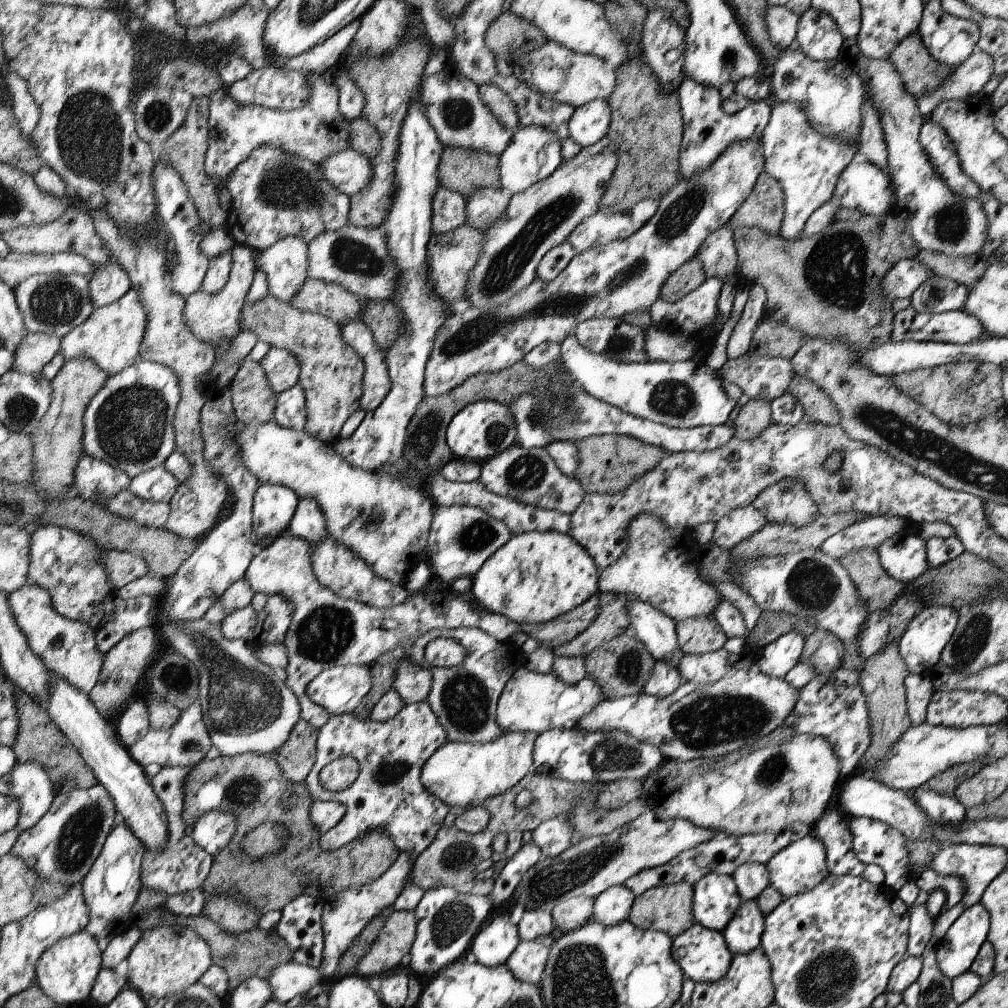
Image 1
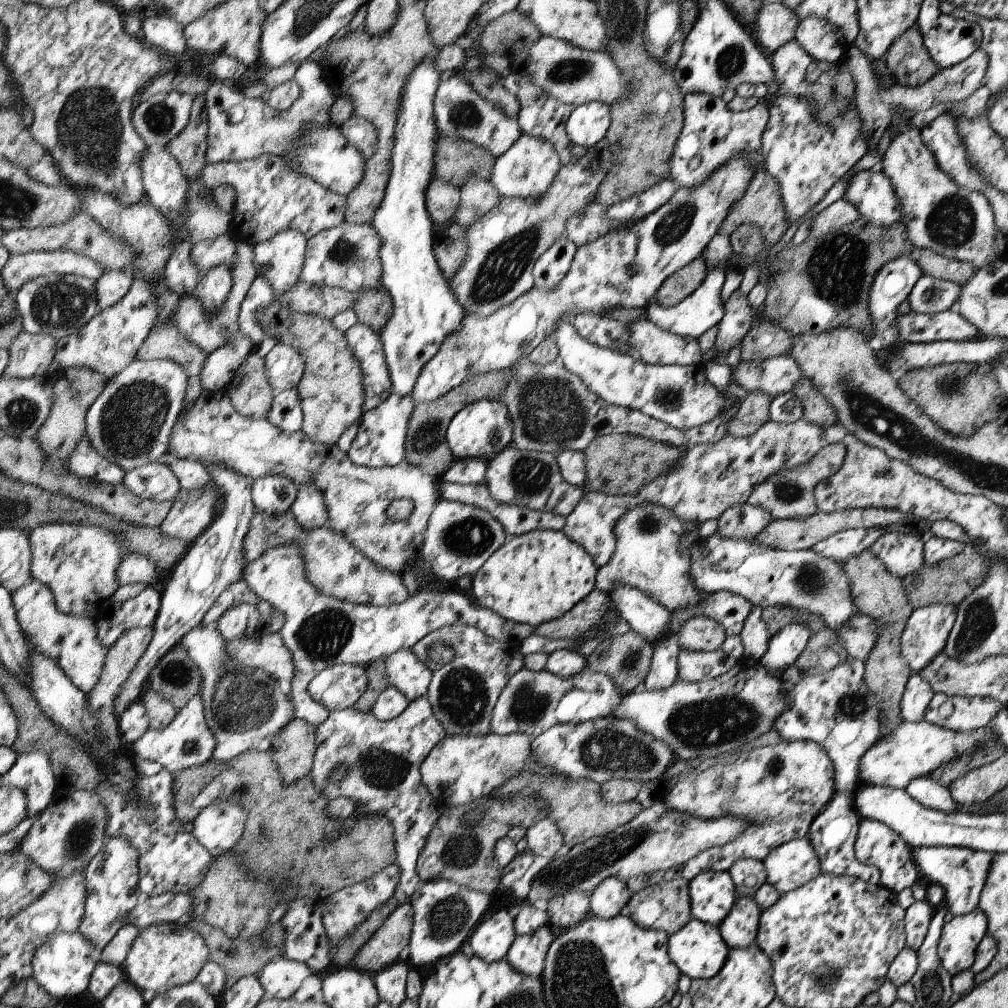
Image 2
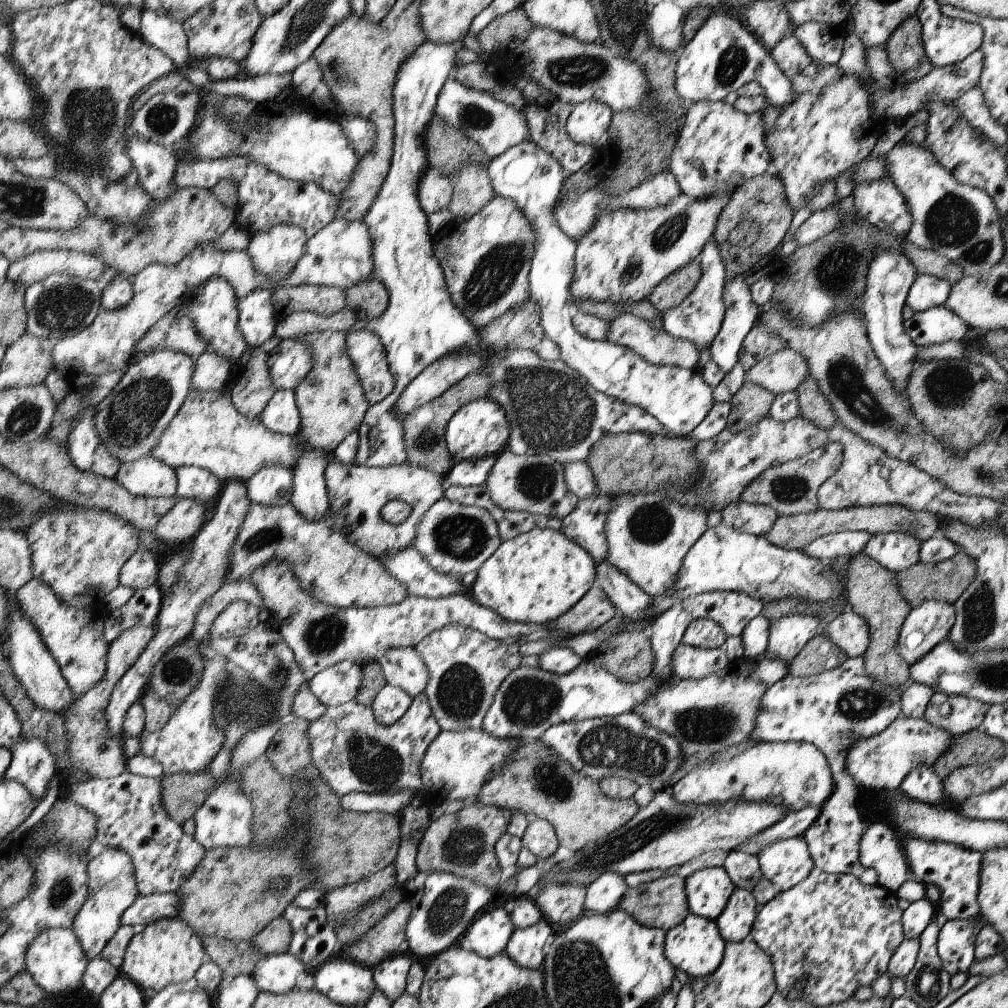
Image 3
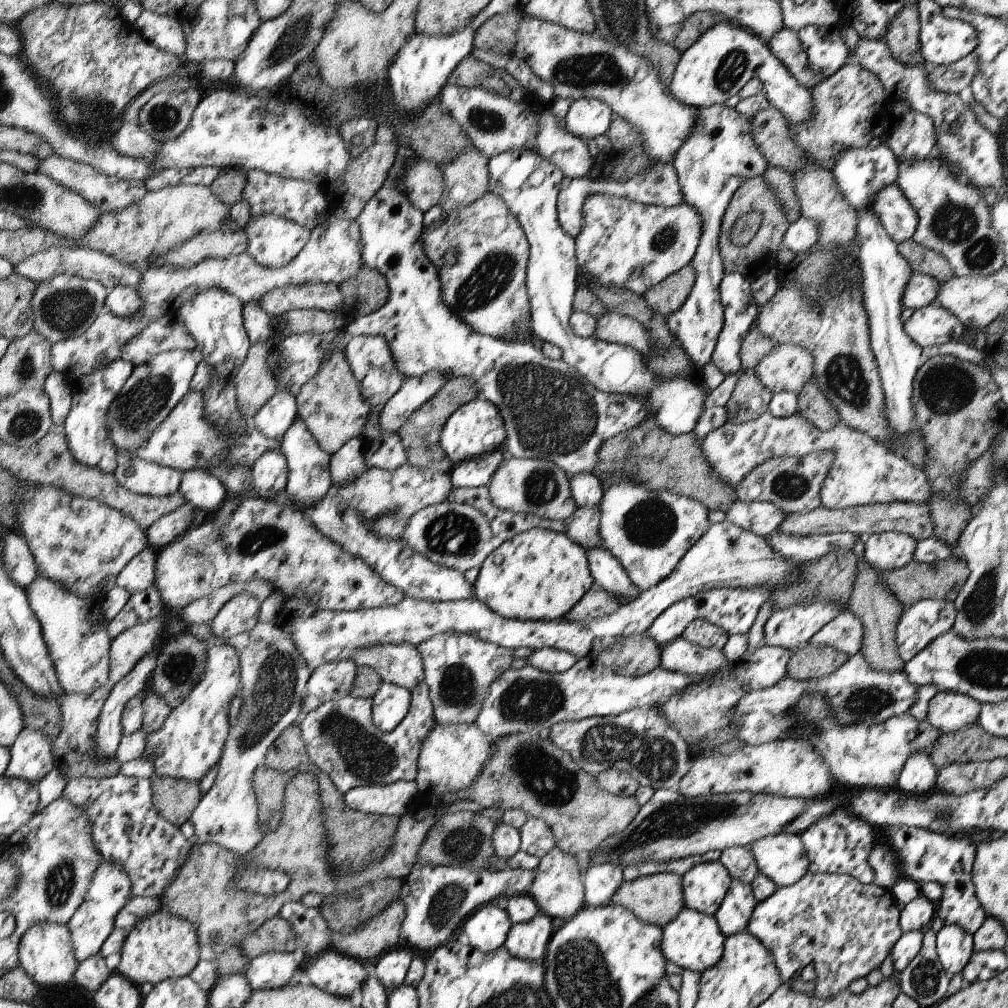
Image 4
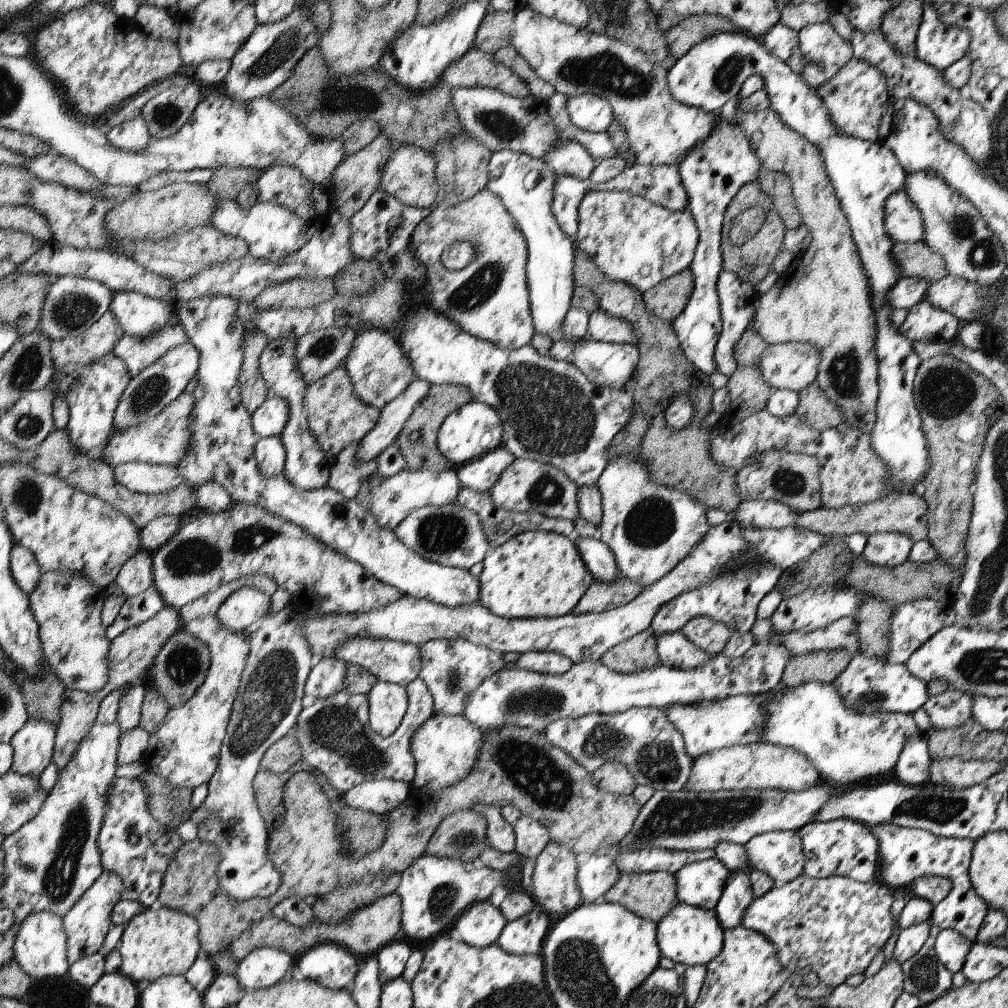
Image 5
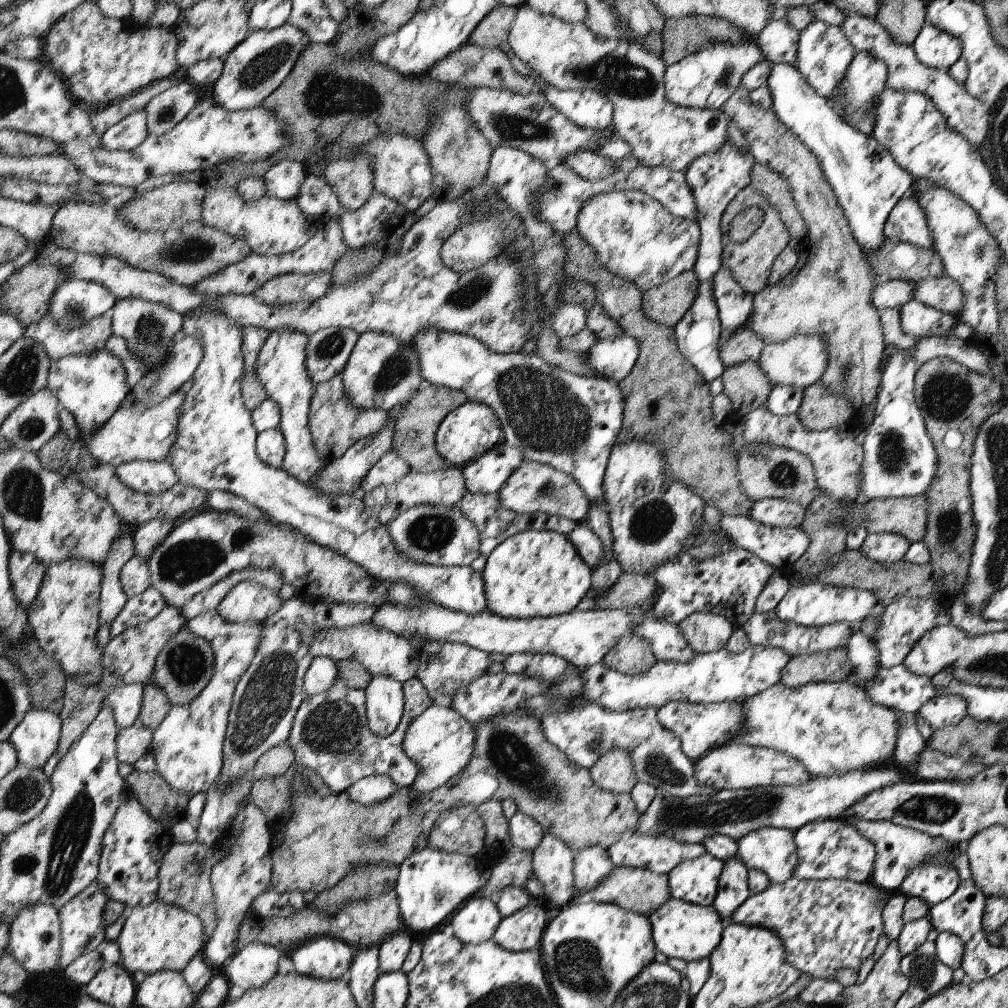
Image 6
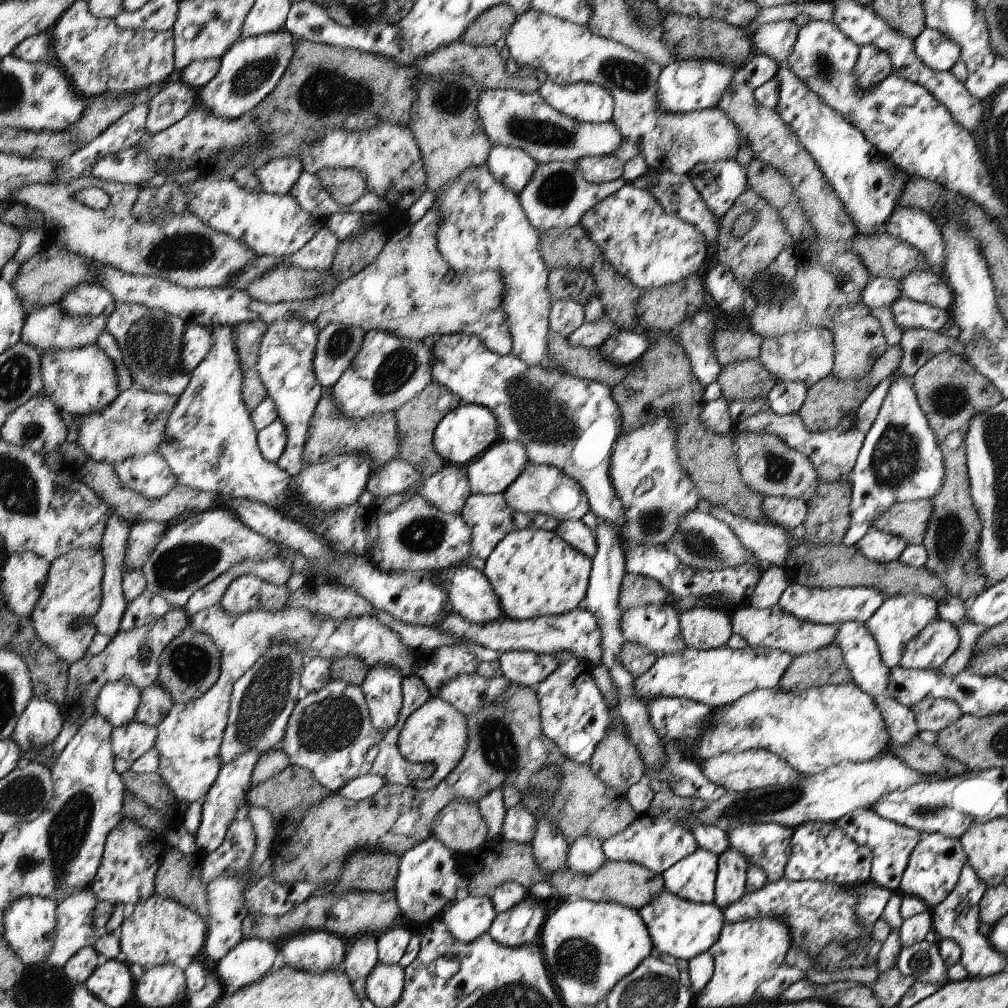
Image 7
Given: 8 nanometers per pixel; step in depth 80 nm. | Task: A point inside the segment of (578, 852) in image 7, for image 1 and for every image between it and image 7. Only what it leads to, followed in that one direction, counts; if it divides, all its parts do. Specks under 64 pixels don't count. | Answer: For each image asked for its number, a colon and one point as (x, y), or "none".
1: (612, 907)
2: (609, 898)
3: (604, 895)
4: (602, 882)
5: (600, 874)
6: (593, 864)

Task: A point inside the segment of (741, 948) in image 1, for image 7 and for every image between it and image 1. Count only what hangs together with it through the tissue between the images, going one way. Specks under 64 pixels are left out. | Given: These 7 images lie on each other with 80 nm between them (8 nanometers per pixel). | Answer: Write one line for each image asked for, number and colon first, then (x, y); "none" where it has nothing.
2: (739, 929)
3: (736, 922)
4: (733, 917)
5: (738, 894)
6: (734, 885)
7: (731, 881)

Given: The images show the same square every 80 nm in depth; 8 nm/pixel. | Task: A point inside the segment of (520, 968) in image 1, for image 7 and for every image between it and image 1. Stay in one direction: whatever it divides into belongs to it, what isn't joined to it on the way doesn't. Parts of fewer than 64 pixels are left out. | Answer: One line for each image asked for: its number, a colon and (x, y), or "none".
2: (527, 955)
3: (526, 947)
4: (527, 941)
5: (525, 936)
6: (520, 932)
7: (520, 925)

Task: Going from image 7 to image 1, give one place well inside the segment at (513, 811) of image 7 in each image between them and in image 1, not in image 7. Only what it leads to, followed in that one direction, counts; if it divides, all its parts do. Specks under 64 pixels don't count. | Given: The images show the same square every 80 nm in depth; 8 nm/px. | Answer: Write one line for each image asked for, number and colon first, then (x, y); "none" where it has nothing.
1: (553, 836)
2: (544, 838)
3: (540, 837)
4: (537, 838)
5: (532, 837)
6: (525, 832)

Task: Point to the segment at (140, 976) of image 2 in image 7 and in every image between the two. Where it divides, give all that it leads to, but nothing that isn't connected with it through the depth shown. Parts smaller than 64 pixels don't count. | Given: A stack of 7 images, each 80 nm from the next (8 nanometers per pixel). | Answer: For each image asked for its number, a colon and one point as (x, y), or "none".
3: (165, 952)
4: (163, 946)
5: (158, 942)
6: (159, 937)
7: (160, 930)

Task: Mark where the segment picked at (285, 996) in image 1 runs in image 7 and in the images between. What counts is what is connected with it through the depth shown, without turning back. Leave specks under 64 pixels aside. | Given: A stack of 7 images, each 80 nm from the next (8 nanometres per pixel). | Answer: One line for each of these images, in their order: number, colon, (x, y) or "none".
2: (280, 978)
3: (277, 974)
4: (269, 971)
5: (264, 967)
6: (255, 965)
7: (251, 960)

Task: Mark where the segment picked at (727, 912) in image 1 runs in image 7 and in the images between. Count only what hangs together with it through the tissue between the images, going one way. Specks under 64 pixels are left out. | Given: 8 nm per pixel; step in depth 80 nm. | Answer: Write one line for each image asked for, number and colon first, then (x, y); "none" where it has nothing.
2: (713, 893)
3: (708, 890)
4: (705, 886)
5: (701, 884)
6: (697, 881)
7: (693, 878)

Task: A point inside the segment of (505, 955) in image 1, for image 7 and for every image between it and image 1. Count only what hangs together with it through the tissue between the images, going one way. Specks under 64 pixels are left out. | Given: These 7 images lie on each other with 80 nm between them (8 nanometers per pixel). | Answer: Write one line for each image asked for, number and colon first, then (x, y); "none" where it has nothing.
2: (491, 942)
3: (490, 934)
4: (486, 930)
5: (482, 925)
6: (476, 921)
7: (470, 916)

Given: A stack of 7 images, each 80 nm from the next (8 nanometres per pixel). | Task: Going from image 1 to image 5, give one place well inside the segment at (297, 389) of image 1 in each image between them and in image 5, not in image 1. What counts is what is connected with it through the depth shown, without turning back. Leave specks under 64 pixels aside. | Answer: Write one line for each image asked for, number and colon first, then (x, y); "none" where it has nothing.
2: (287, 414)
3: (281, 415)
4: (277, 415)
5: (269, 420)

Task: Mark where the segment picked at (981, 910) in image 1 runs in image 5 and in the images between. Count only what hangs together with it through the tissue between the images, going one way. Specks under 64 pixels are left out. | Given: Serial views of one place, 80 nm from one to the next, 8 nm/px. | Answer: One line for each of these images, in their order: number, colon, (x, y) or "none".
2: (960, 937)
3: (956, 941)
4: (954, 945)
5: (952, 948)

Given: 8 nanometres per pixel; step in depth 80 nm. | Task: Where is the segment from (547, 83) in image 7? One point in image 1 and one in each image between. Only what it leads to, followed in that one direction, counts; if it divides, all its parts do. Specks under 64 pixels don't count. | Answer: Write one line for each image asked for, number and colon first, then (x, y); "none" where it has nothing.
1: (588, 124)
2: (586, 126)
3: (586, 124)
4: (586, 118)
5: (592, 113)
6: (588, 108)

